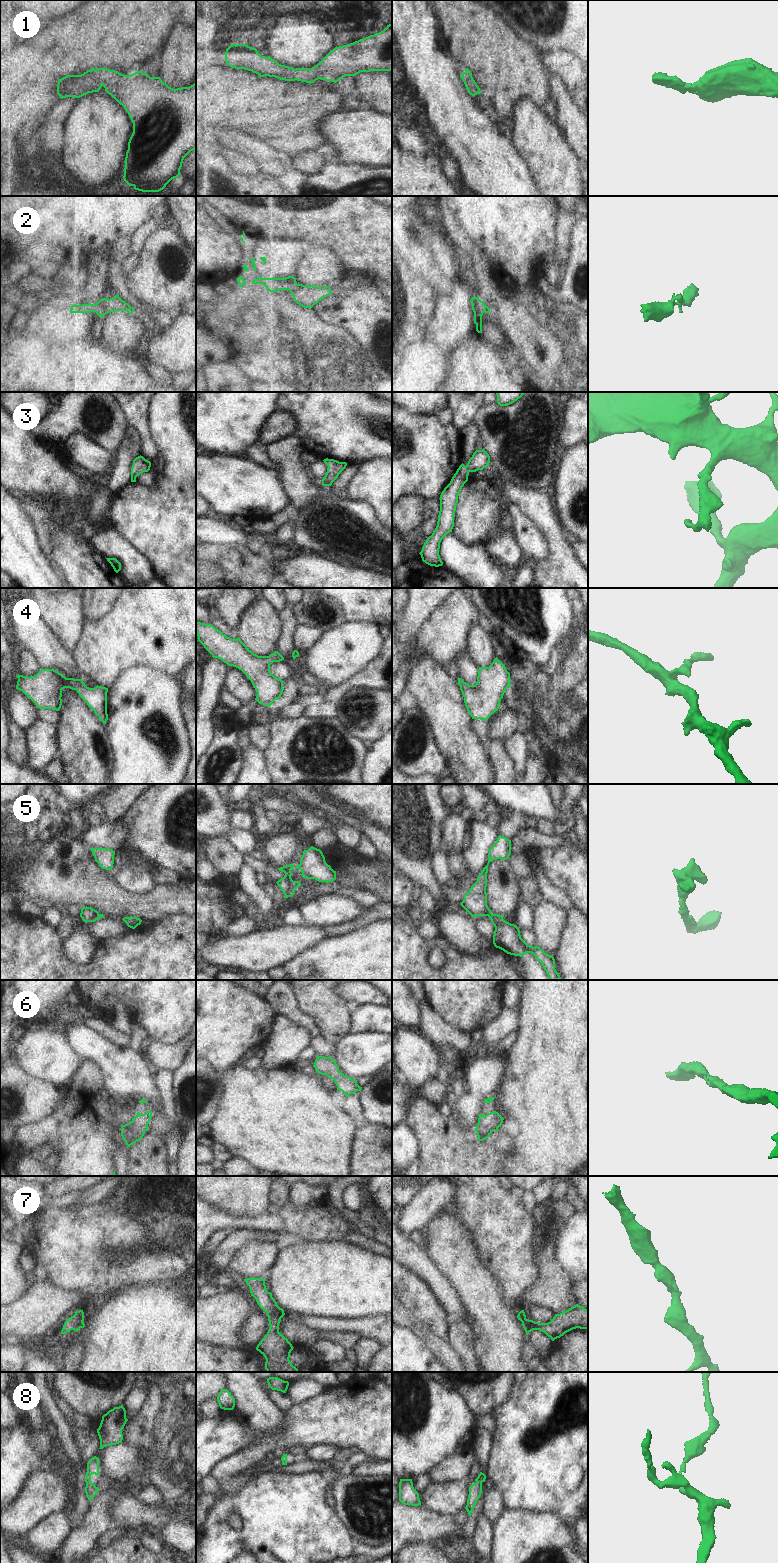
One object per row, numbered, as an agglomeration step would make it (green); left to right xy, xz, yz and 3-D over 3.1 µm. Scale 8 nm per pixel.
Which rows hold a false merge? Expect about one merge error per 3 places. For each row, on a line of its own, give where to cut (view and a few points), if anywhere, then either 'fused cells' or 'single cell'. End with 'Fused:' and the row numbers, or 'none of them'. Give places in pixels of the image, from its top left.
1: no cut; single cell
2: no cut; single cell
3: no cut; single cell
4: no cut; single cell
5: no cut; single cell
6: no cut; single cell
7: no cut; single cell
8: no cut; single cell
Fused: none of them

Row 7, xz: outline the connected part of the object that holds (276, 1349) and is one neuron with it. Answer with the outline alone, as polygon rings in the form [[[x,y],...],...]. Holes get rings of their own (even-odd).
[[[247,1278],[244,1280],[250,1288],[251,1296],[256,1299],[259,1307],[268,1316],[269,1330],[256,1347],[256,1350],[266,1359],[265,1369],[267,1372],[299,1372],[289,1360],[294,1347],[279,1332],[280,1320],[285,1315],[284,1310],[277,1305],[272,1293],[267,1291],[266,1279]]]

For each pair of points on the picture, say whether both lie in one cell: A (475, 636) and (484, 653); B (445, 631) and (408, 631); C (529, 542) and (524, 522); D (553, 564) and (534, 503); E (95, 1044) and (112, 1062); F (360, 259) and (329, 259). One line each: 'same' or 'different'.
A: same
B: different
C: same
D: same
E: same
F: different

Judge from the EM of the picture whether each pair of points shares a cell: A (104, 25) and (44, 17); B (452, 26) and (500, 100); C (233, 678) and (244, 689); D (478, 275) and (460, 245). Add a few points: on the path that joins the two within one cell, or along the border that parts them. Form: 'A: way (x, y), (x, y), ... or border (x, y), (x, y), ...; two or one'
A: border (74, 10), (54, 20); two
B: way (481, 23), (490, 23), (505, 38), (513, 71); one
C: way (236, 681), (241, 686); one
D: way (470, 268), (462, 260), (462, 253); one

